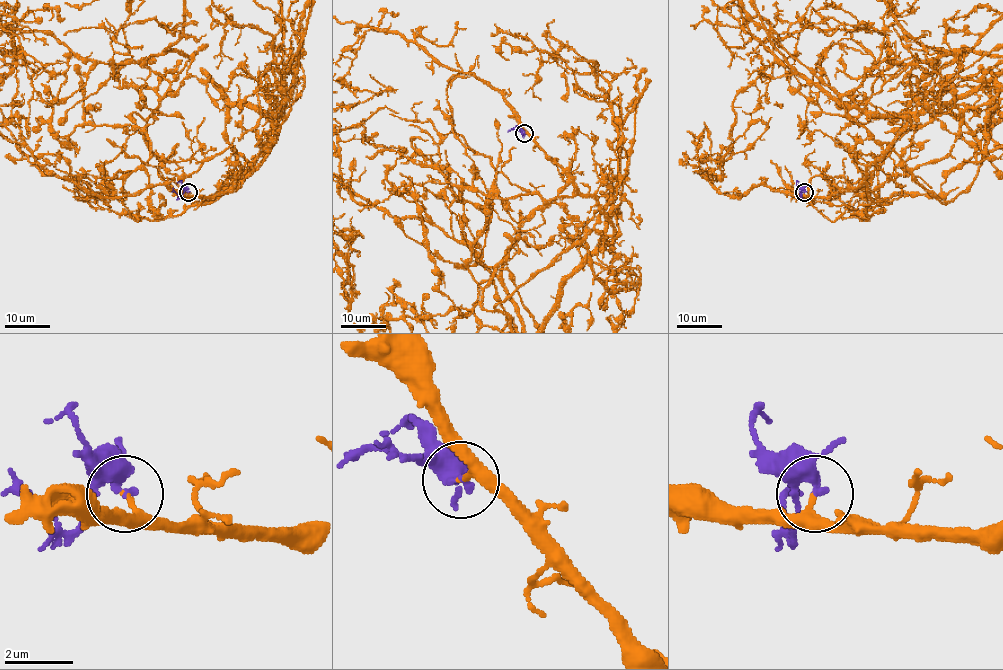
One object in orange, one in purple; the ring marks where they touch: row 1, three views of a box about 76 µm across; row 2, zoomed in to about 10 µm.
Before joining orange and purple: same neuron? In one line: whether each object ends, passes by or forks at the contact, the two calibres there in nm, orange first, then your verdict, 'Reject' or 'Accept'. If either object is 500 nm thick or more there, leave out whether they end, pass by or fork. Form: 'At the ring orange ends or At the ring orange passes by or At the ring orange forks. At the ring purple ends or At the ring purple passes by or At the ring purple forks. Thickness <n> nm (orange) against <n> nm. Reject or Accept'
At the ring orange passes by. At the ring purple passes by. Thickness 160 nm (orange) against 320 nm. Accept

